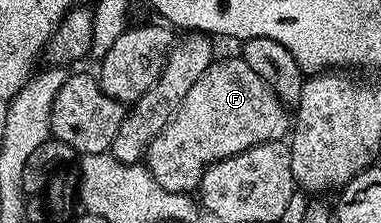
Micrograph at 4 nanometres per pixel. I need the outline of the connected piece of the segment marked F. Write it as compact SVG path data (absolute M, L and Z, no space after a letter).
M240 55L225 57L222 61L220 58L214 60L208 71L191 87L177 113L163 127L158 137L150 142L143 164L151 171L159 187L167 187L167 191L176 193L192 194L200 186L203 175L213 162L234 157L237 153L268 141L282 140L290 129L290 110L274 95L272 87L263 79L259 79L259 75L255 75L255 71L247 67Z

